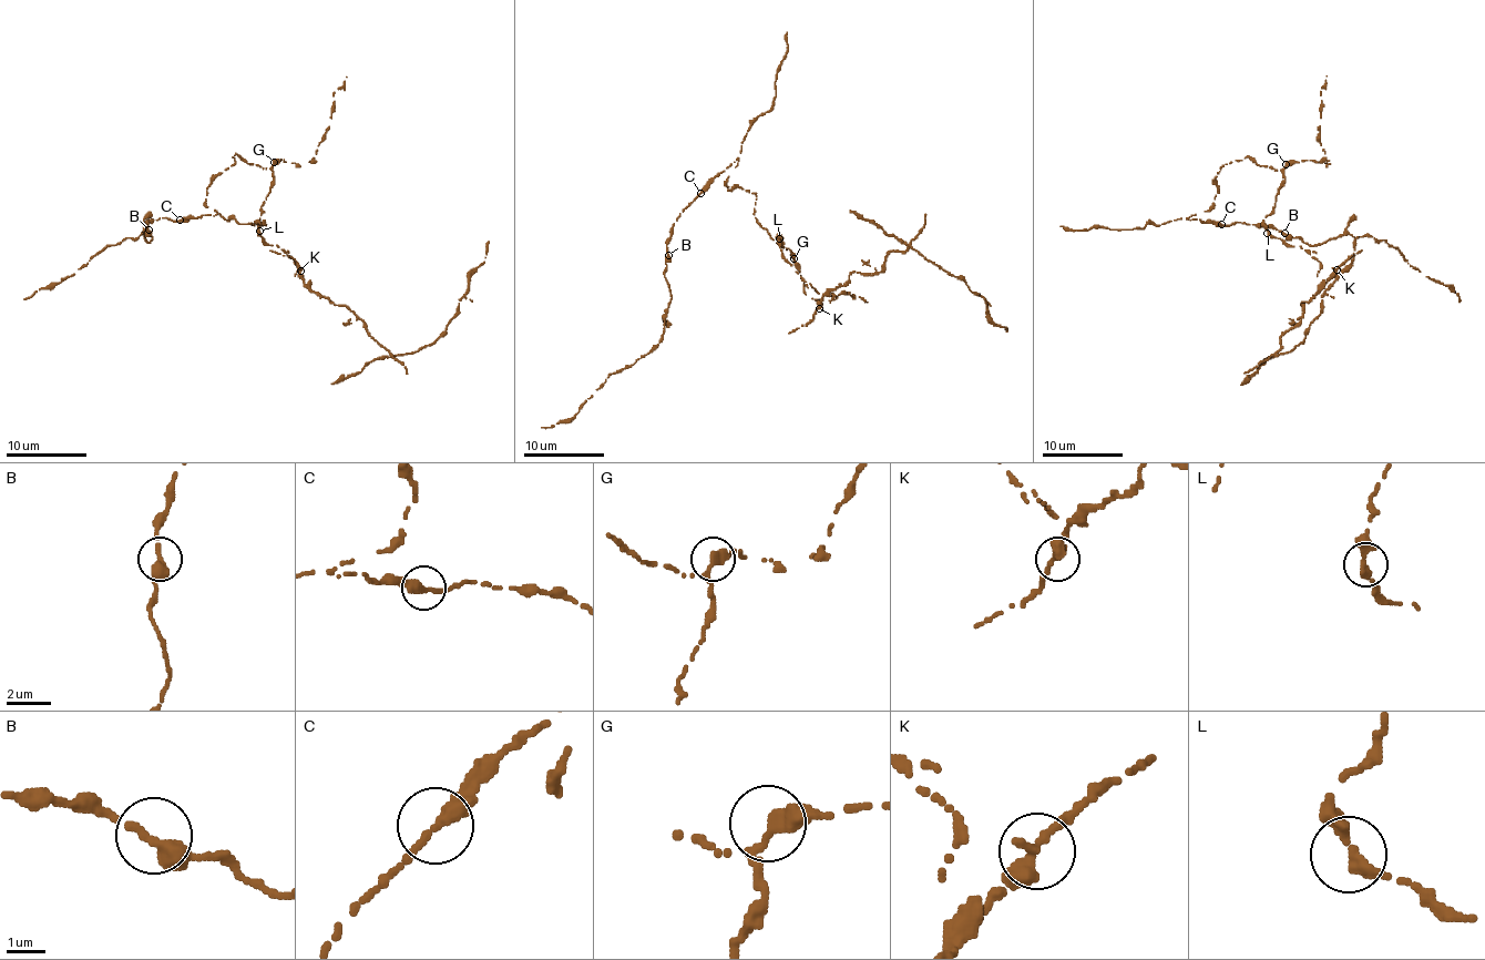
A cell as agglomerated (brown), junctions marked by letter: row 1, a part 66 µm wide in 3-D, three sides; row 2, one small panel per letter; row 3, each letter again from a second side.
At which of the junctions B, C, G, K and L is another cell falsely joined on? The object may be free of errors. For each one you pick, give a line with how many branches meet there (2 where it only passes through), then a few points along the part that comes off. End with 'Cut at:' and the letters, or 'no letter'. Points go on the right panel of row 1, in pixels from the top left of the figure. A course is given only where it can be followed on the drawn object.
K: branches 2; course (1338, 271), (1301, 304), (1302, 318), (1280, 338), (1278, 356), (1302, 343), (1323, 292), (1354, 258), (1358, 236)
Cut at: K

